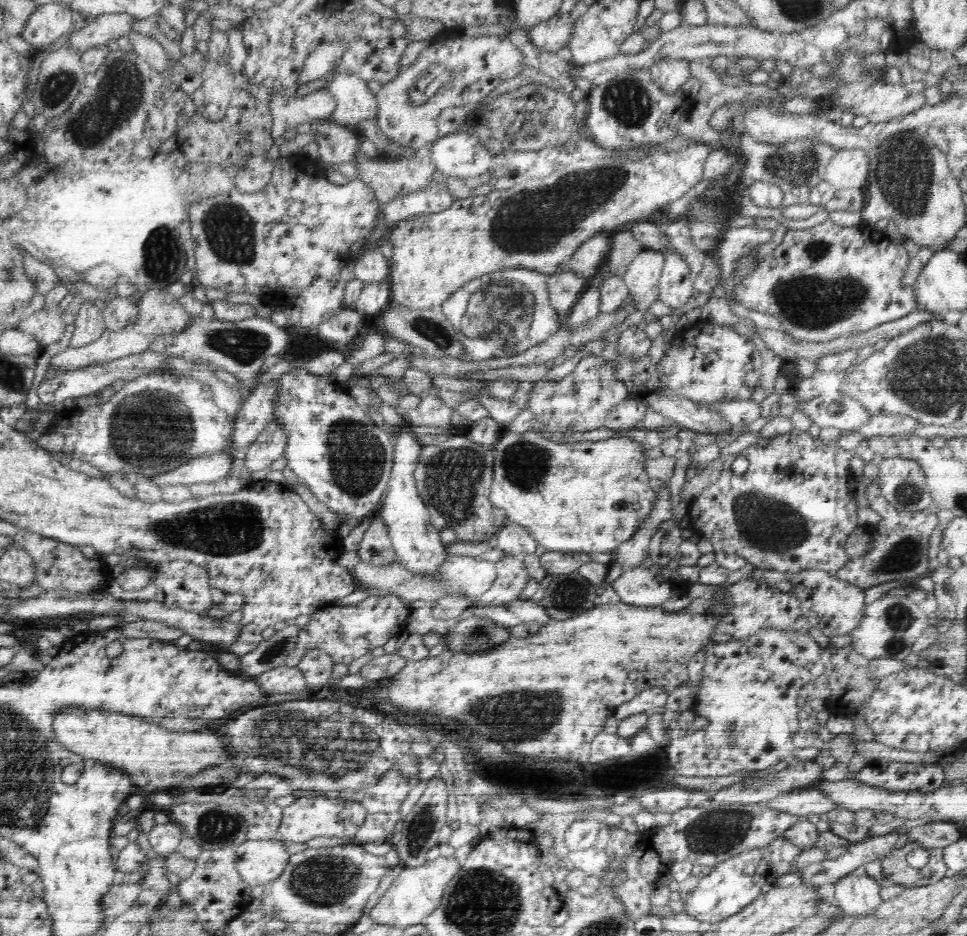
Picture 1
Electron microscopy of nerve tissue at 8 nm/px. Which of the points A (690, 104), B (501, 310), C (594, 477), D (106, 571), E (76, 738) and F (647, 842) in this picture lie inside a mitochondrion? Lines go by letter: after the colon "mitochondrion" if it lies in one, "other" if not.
A: other
B: mitochondrion
C: other
D: other
E: other
F: other

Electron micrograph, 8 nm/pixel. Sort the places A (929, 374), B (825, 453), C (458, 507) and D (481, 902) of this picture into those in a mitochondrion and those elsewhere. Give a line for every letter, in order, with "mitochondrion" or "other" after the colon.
A: mitochondrion
B: other
C: mitochondrion
D: mitochondrion

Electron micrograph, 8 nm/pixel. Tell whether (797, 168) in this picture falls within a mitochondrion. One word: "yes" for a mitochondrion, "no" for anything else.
yes

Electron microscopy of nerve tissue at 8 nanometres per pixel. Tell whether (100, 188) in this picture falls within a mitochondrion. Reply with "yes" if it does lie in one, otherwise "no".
no

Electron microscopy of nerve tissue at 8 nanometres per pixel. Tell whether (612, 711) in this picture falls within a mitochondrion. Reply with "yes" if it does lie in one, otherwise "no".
no

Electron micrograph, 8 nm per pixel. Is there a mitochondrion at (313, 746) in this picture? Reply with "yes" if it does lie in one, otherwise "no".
yes

